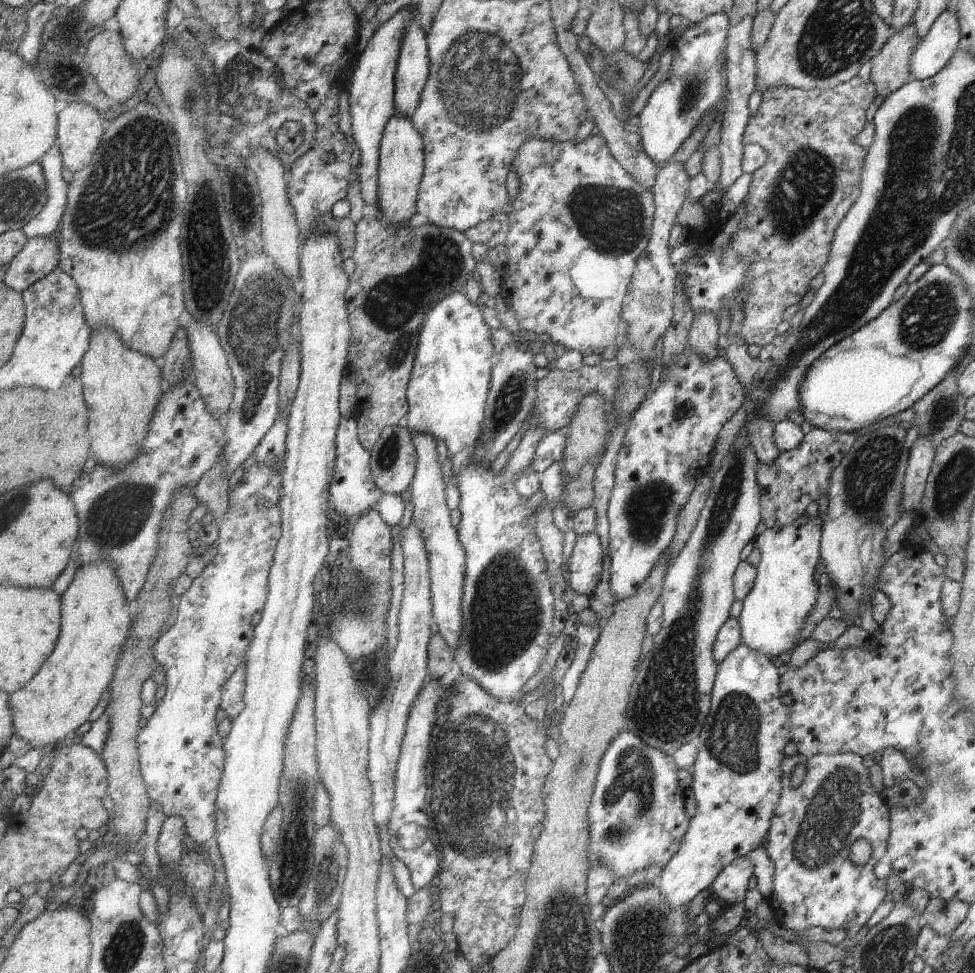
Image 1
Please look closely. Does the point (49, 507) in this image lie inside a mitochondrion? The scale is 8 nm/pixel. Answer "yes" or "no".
no

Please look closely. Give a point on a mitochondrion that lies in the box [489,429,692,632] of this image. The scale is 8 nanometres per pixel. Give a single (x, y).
(645, 509)

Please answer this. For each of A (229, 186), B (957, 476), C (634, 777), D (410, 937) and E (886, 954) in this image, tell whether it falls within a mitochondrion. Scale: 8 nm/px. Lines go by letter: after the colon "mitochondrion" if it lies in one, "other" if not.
A: other
B: mitochondrion
C: mitochondrion
D: other
E: mitochondrion

